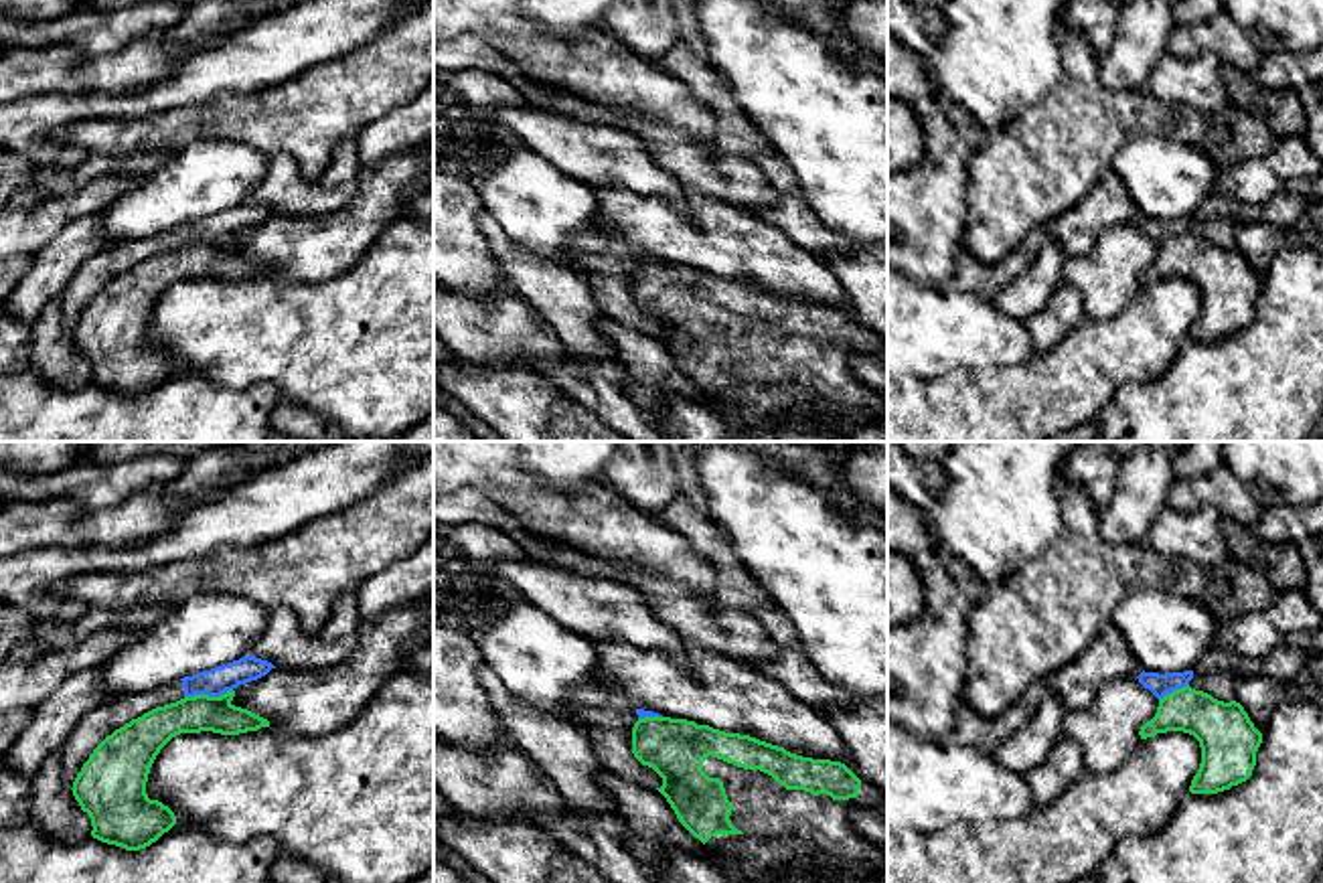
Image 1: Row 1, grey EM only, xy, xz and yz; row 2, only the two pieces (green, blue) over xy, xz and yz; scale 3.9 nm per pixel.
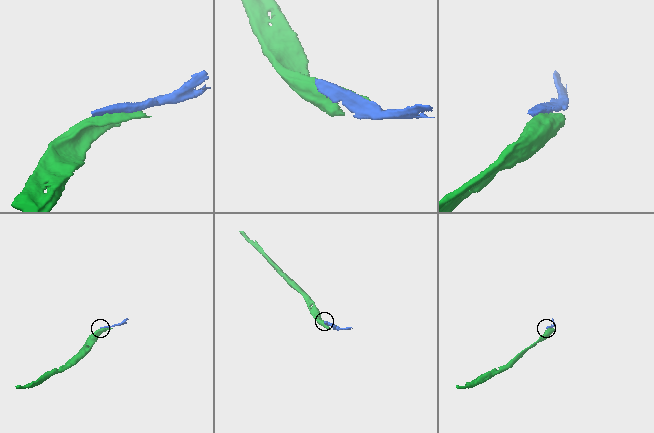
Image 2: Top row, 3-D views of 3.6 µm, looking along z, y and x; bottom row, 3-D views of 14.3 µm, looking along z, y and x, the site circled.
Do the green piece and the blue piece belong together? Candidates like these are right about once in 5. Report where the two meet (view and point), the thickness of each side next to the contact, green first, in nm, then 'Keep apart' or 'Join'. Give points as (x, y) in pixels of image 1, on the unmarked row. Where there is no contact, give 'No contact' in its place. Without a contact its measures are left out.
Touches green at xy (207, 242). Thickness 150 nm (green) against 110 nm. Keep apart

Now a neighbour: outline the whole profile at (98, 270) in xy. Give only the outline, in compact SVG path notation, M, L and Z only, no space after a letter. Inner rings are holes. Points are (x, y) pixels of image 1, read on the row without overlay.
M245 200L243 205L229 211L215 213L180 227L170 227L158 235L107 245L83 261L81 267L73 273L71 282L59 294L63 310L63 332L73 334L77 320L93 296L107 282L132 265L138 265L156 253L176 249L184 243L221 243L239 231L265 223L271 215L276 215L271 209Z

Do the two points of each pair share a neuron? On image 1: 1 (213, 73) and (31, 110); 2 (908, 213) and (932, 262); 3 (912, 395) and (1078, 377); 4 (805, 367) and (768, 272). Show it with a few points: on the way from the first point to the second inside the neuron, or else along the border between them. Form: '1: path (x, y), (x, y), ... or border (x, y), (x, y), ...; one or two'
1: path (169, 96), (130, 106), (75, 108); one
2: path (914, 225), (928, 250); one
3: path (953, 404), (1028, 404), (1038, 399); one
4: border (728, 278), (754, 282), (819, 306); two

